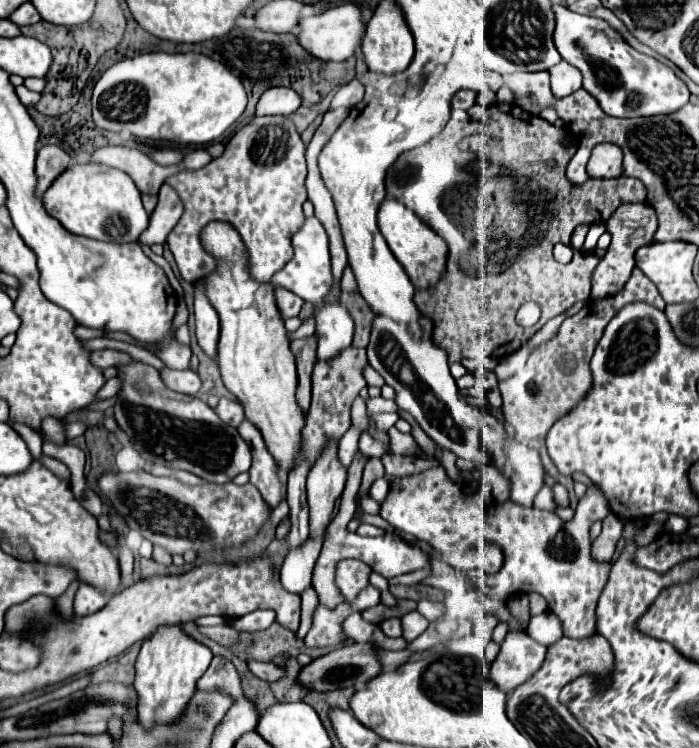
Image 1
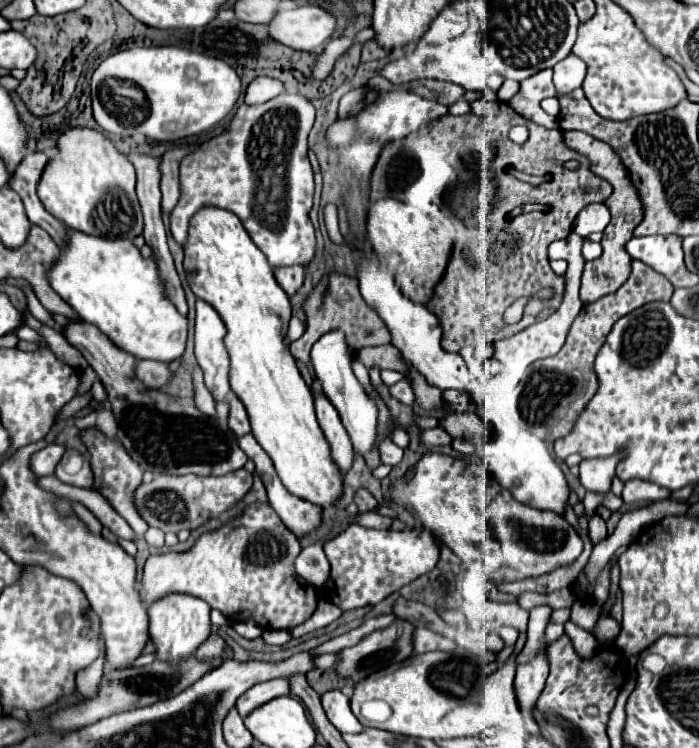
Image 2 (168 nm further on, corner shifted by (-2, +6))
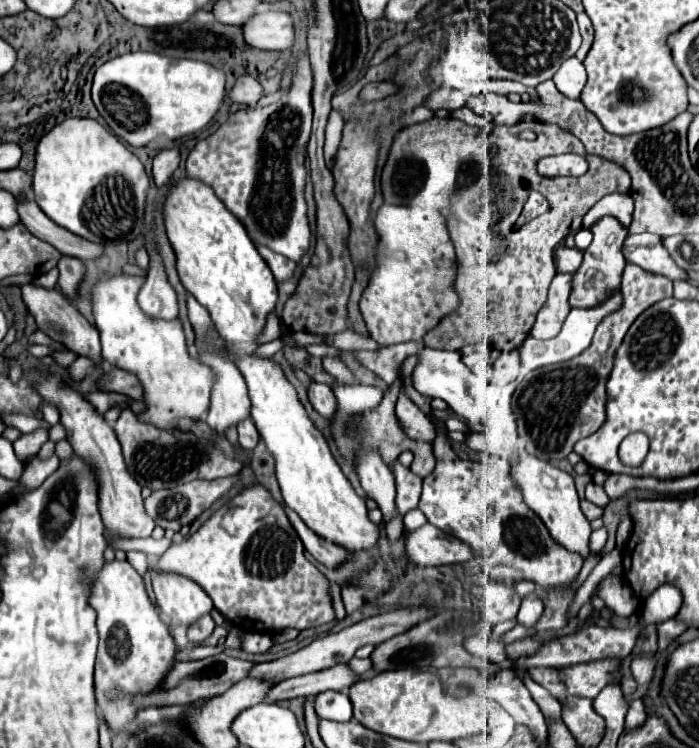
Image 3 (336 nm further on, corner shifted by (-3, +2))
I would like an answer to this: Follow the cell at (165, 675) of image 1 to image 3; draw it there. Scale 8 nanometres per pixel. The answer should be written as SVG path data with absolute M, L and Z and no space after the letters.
M152 570L152 588L162 618L170 620L172 626L190 626L214 608L210 596L196 582L180 574Z

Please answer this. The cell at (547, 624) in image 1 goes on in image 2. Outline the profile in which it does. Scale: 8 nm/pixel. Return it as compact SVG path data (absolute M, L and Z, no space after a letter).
M565 622L565 634L571 638L571 642L573 642L573 646L575 646L579 656L589 658L589 656L595 654L597 642L595 642L595 638L587 630L575 626L573 622Z

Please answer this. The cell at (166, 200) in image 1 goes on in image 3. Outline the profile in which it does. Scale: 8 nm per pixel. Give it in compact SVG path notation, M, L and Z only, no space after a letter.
M168 148L160 150L154 158L154 168L152 168L152 174L154 174L154 182L156 186L164 186L170 176L174 174L174 170L178 168L180 164L180 150L178 148Z

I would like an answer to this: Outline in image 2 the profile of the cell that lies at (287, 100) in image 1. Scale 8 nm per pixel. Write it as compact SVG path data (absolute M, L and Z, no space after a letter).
M263 76L263 78L255 78L249 84L247 94L245 94L245 102L247 104L263 104L263 102L269 102L269 100L277 98L279 94L285 94L283 82Z

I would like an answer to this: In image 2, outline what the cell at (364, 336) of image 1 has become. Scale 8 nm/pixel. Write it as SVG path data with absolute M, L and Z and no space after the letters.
M331 274L325 280L321 280L321 284L311 292L311 296L305 300L303 304L305 308L305 322L307 322L307 330L305 334L291 342L291 354L303 362L305 366L311 364L309 352L311 346L327 332L341 328L347 334L347 342L351 344L353 350L365 348L365 346L379 346L379 344L389 344L391 342L391 334L385 326L385 322L363 302L361 294L359 294L359 286L357 286L357 278L351 276L343 276L343 274Z

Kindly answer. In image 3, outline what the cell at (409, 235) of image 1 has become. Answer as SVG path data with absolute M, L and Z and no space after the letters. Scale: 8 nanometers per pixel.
M382 204L374 216L374 226L380 236L378 264L360 300L360 312L366 322L368 334L380 346L390 346L390 344L400 344L410 340L420 342L428 330L432 330L444 316L452 314L460 304L458 292L454 288L458 262L456 262L452 240L446 230L444 216L440 212L430 212L418 206Z

